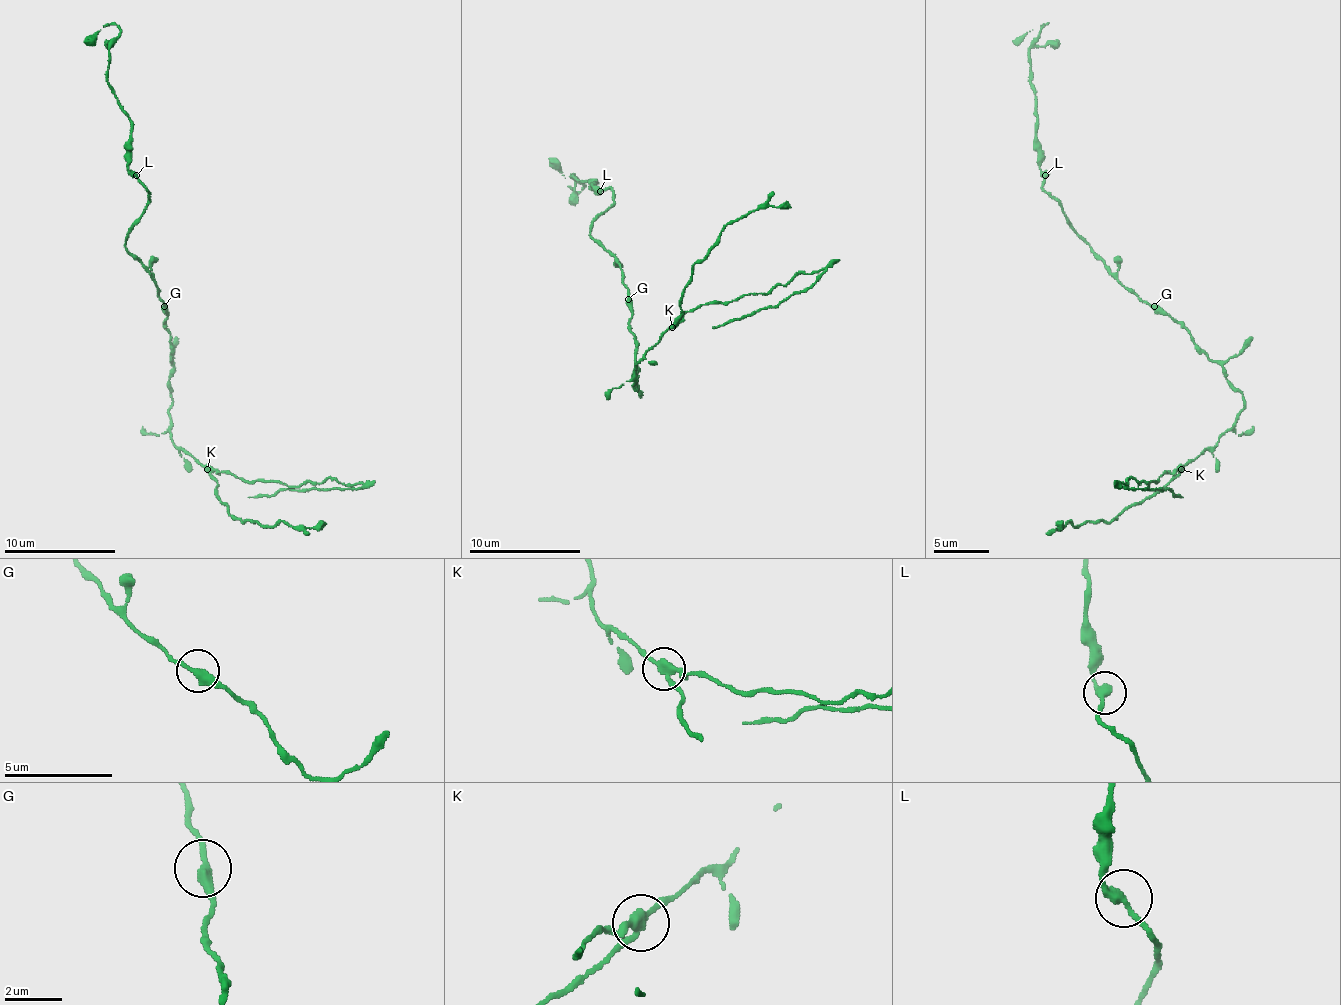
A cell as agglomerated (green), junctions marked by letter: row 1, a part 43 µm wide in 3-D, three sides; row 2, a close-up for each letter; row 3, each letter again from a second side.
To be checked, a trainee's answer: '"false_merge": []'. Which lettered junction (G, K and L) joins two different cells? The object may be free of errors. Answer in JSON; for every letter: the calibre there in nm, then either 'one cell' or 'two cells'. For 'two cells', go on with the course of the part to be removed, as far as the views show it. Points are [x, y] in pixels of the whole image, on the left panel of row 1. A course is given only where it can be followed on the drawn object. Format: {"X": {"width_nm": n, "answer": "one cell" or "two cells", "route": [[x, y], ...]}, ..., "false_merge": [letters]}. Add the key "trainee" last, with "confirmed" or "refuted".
{"G": {"width_nm": 320, "answer": "one cell"}, "K": {"width_nm": 280, "answer": "two cells", "route": [[208, 470], [247, 481], [300, 487], [308, 481], [322, 484], [333, 478], [353, 489], [278, 489], [247, 498]]}, "L": {"width_nm": 320, "answer": "one cell"}, "false_merge": ["K"], "trainee": "refuted"}

